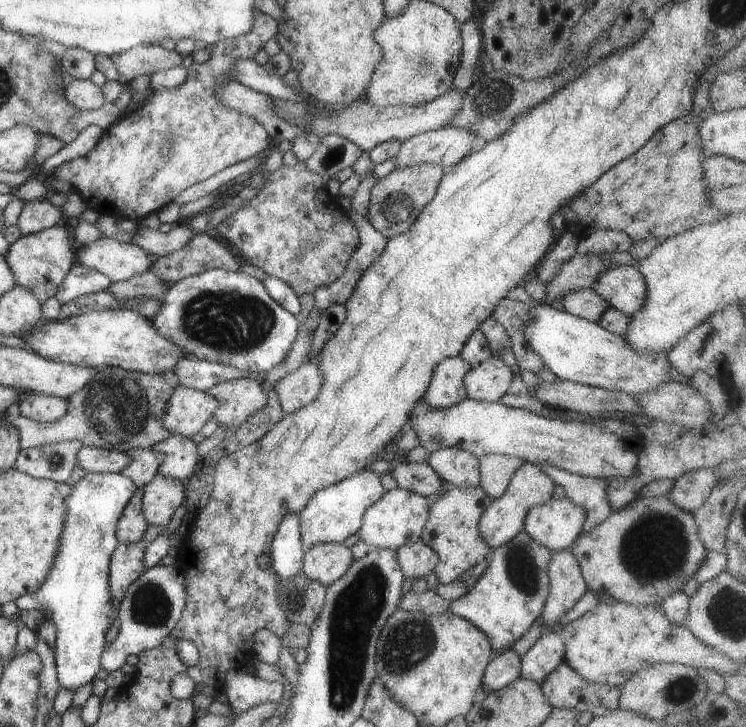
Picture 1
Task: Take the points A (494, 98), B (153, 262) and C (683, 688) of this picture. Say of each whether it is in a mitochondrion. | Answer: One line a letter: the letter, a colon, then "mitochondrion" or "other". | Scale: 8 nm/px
A: mitochondrion
B: other
C: mitochondrion

